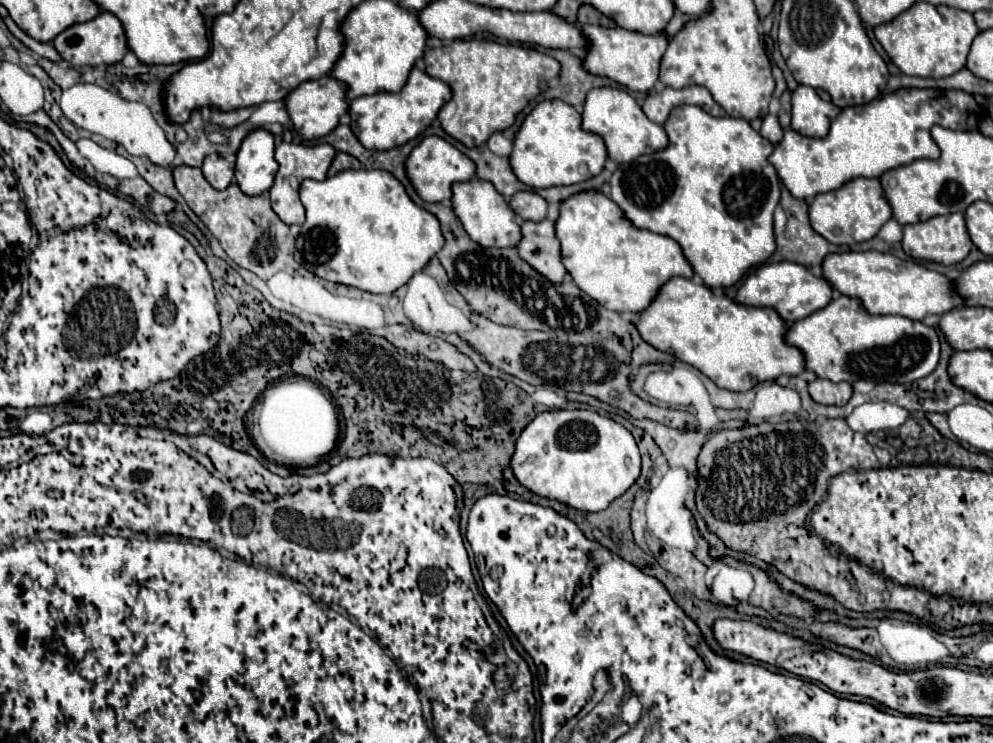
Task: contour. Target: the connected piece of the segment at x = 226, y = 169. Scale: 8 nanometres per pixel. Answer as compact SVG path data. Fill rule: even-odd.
M210 154L210 156L206 156L206 160L204 160L202 172L204 172L204 178L206 178L216 190L224 190L224 188L228 188L228 186L232 184L234 164L228 162L226 158L218 156L218 154Z

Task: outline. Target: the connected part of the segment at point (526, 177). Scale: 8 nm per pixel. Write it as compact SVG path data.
M544 100L524 118L510 154L518 180L534 190L586 182L604 170L606 160L608 150L602 136L586 132L582 128L582 114L562 100Z

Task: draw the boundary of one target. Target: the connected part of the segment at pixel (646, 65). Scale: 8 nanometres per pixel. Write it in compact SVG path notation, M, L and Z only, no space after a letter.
M584 26L582 32L588 36L590 48L586 52L584 64L588 64L588 72L600 72L600 76L612 76L612 80L628 86L634 92L650 92L654 90L660 74L660 60L668 48L670 38L660 32L660 34L642 34L642 32L630 32L624 28L604 28L604 26Z

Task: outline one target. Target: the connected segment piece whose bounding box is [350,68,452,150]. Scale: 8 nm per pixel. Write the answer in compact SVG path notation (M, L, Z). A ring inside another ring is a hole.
M414 68L406 86L400 92L378 92L372 96L358 96L350 102L352 132L368 150L390 150L420 136L438 116L440 108L452 98L452 90L446 82L428 76Z

